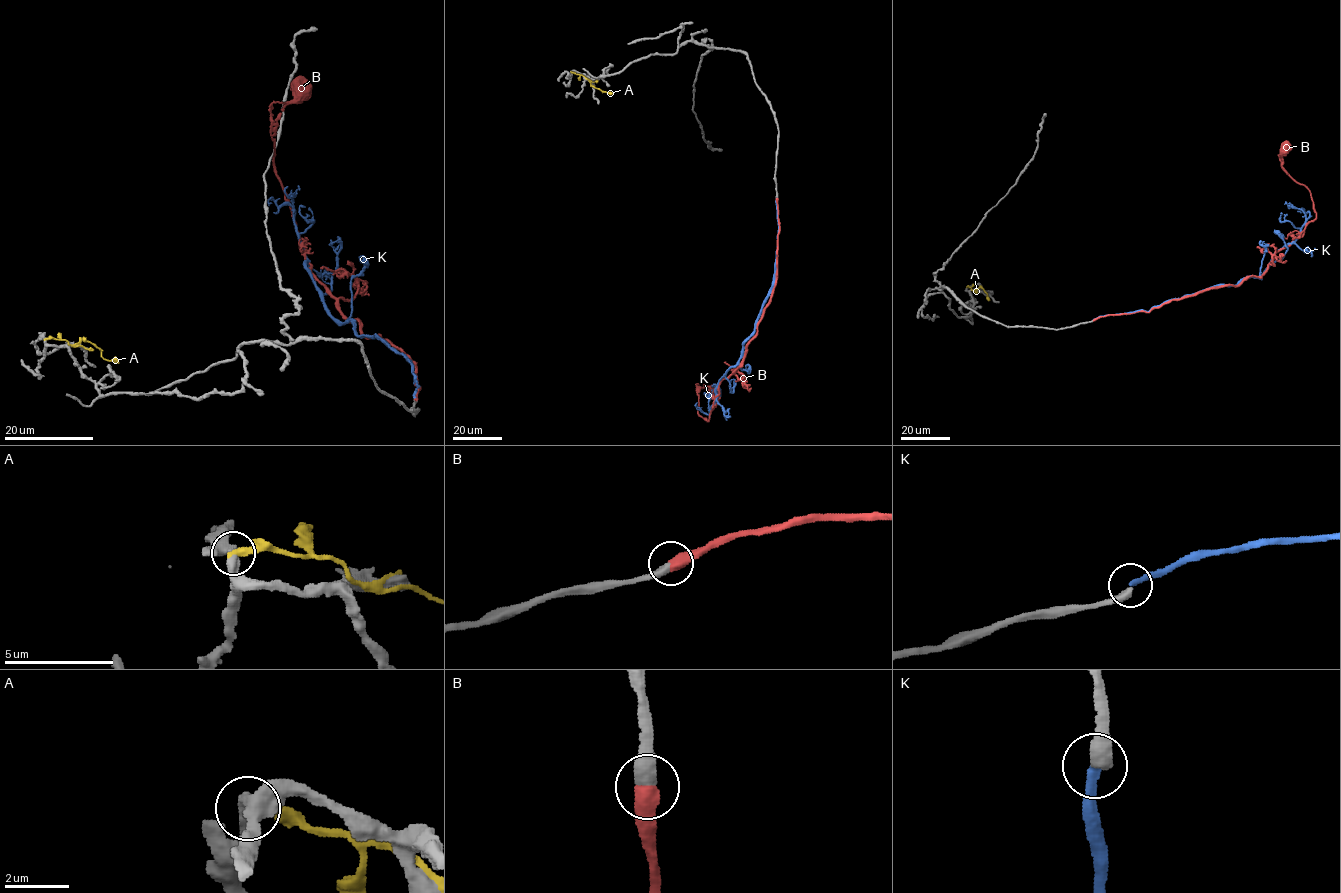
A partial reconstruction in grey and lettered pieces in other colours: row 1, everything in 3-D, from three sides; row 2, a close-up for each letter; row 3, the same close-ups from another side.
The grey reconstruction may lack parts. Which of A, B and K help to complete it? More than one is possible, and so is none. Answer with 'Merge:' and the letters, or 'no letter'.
Merge: B

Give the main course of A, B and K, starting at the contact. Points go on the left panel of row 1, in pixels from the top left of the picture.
A: (45, 338), (64, 340), (72, 345), (82, 340), (91, 342), (104, 358), (118, 363)
B: (415, 398), (413, 362), (391, 342), (365, 336), (306, 260), (272, 138), (303, 76)
K: (414, 398), (417, 386), (411, 364), (376, 336), (359, 336), (350, 321), (330, 314), (306, 267), (288, 187)

